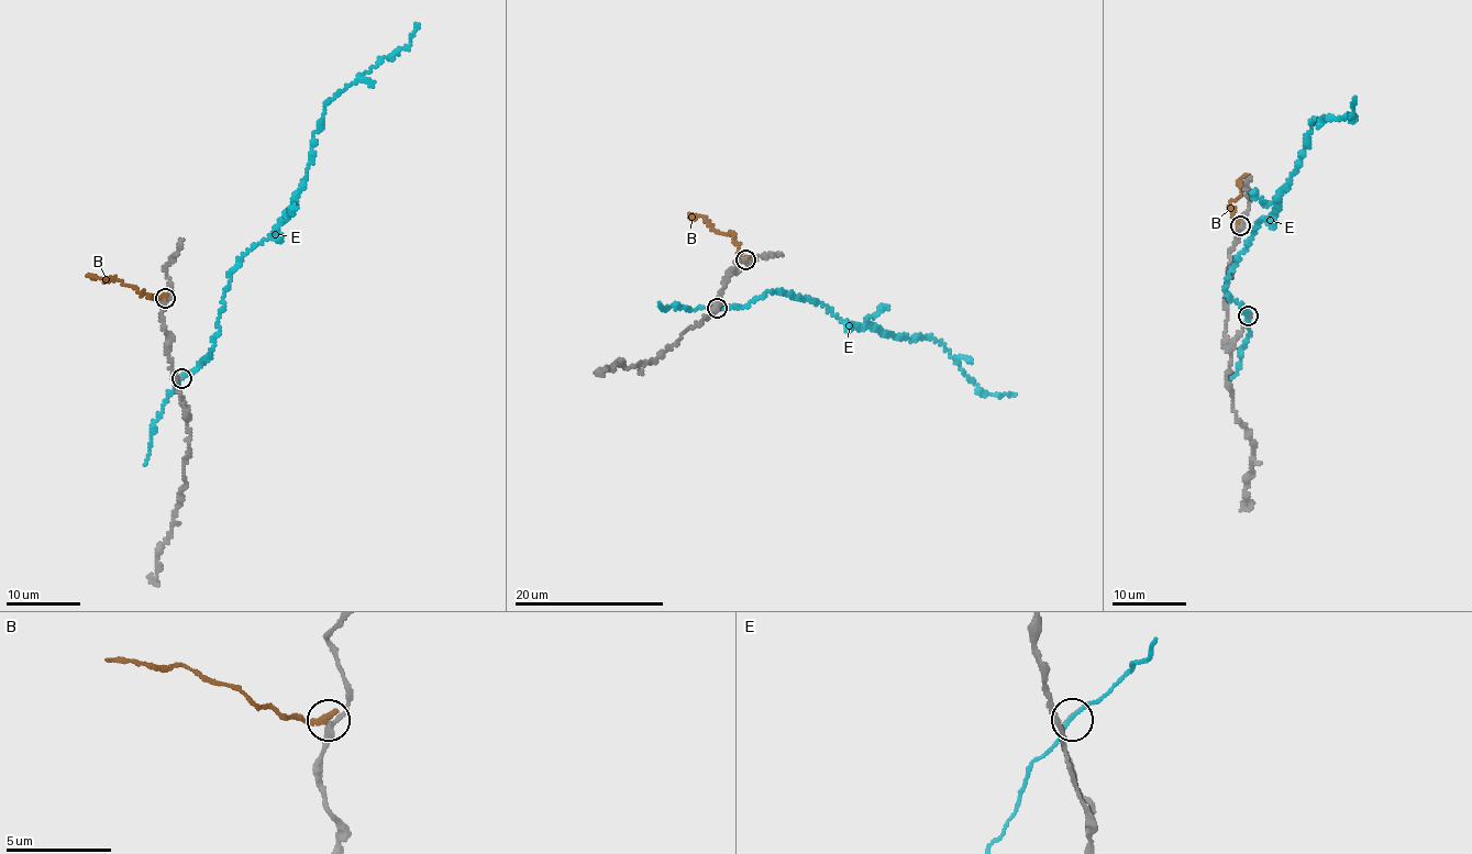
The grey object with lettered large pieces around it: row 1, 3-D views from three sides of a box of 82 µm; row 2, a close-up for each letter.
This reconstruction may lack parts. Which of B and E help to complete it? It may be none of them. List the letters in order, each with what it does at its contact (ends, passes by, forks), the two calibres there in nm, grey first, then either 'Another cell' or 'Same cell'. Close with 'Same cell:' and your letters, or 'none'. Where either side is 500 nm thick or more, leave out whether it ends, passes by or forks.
B: It ends there. Thickness 260 nm (grey) against 320 nm. Another cell
E: It passes by. Thickness 240 nm (grey) against 130 nm. Another cell
Same cell: none

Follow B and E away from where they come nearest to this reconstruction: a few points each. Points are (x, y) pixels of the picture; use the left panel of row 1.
B: (166, 297), (151, 298), (113, 278), (87, 277)
E: (181, 378), (208, 356), (238, 257), (279, 223), (307, 175), (322, 104), (408, 44), (418, 22)

